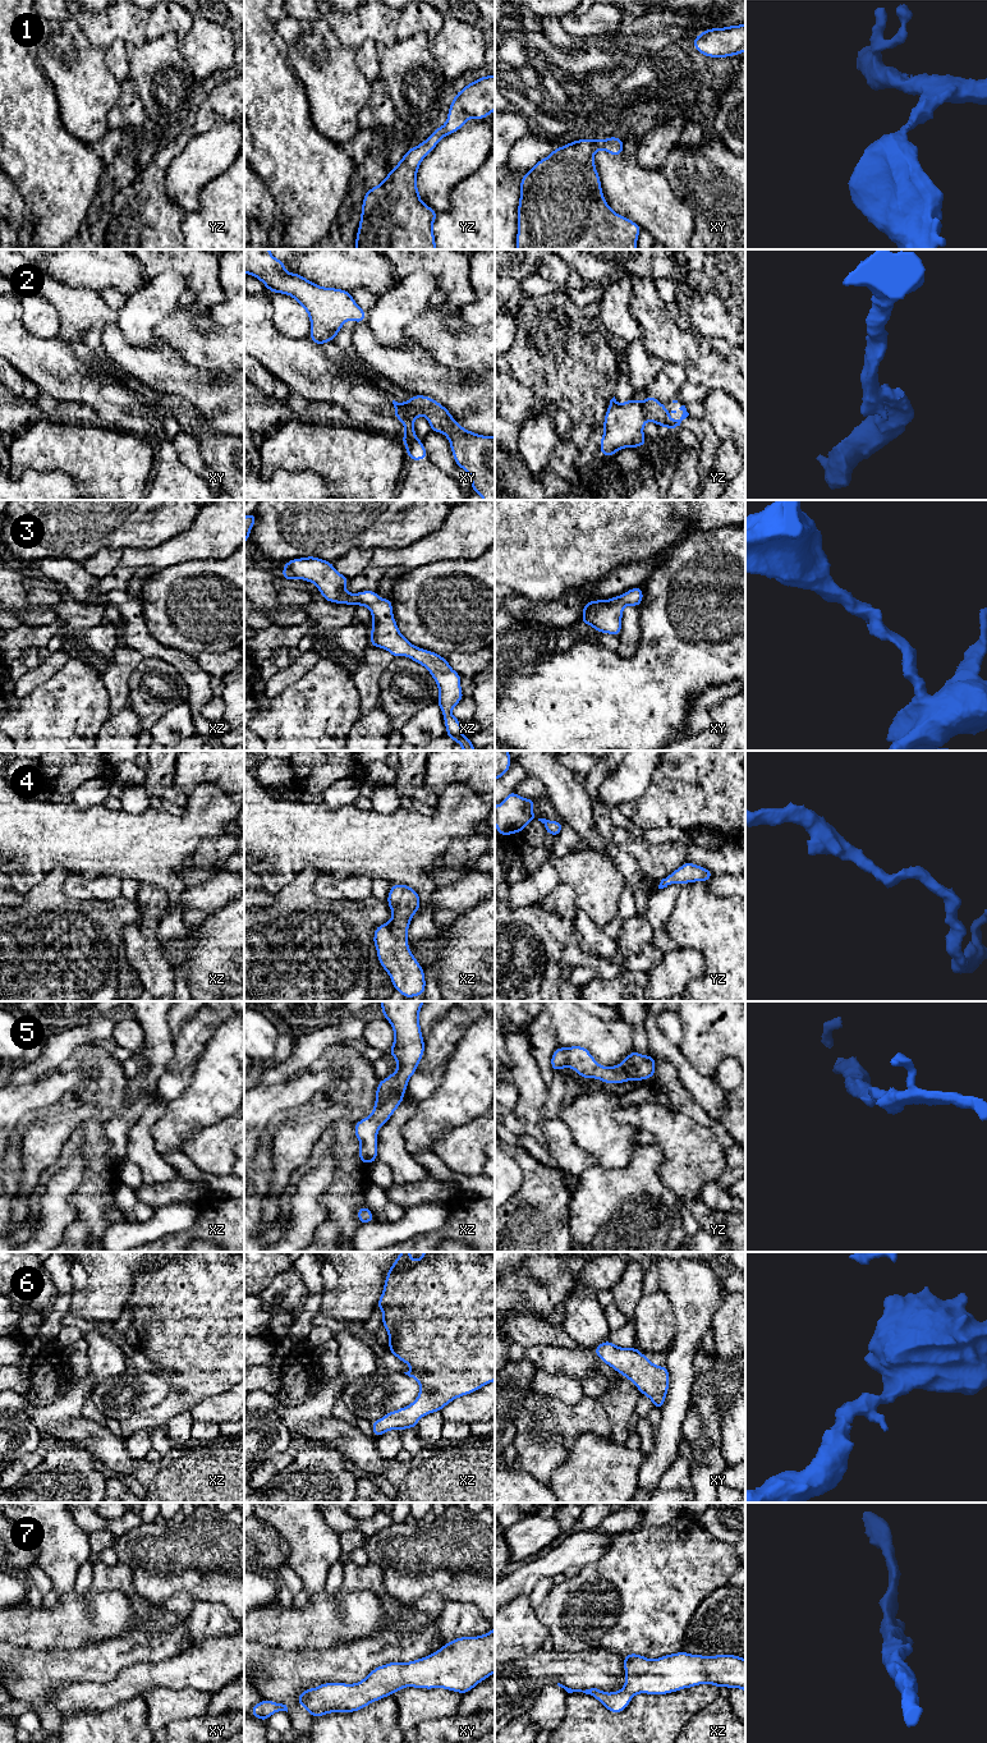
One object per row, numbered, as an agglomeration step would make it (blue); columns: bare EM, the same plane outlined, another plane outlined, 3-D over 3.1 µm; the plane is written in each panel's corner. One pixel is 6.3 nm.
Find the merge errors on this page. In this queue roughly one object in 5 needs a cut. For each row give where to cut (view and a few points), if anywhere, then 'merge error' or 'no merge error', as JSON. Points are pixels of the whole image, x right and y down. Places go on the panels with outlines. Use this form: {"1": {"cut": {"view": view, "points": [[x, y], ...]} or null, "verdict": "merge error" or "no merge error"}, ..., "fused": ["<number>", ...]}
{"1": {"cut": null, "verdict": "no merge error"}, "2": {"cut": {"view": "xy", "points": [[395, 406], [398, 409], [416, 417]]}, "verdict": "merge error"}, "3": {"cut": null, "verdict": "no merge error"}, "4": {"cut": null, "verdict": "no merge error"}, "5": {"cut": null, "verdict": "no merge error"}, "6": {"cut": null, "verdict": "no merge error"}, "7": {"cut": null, "verdict": "no merge error"}, "fused": ["2"]}

